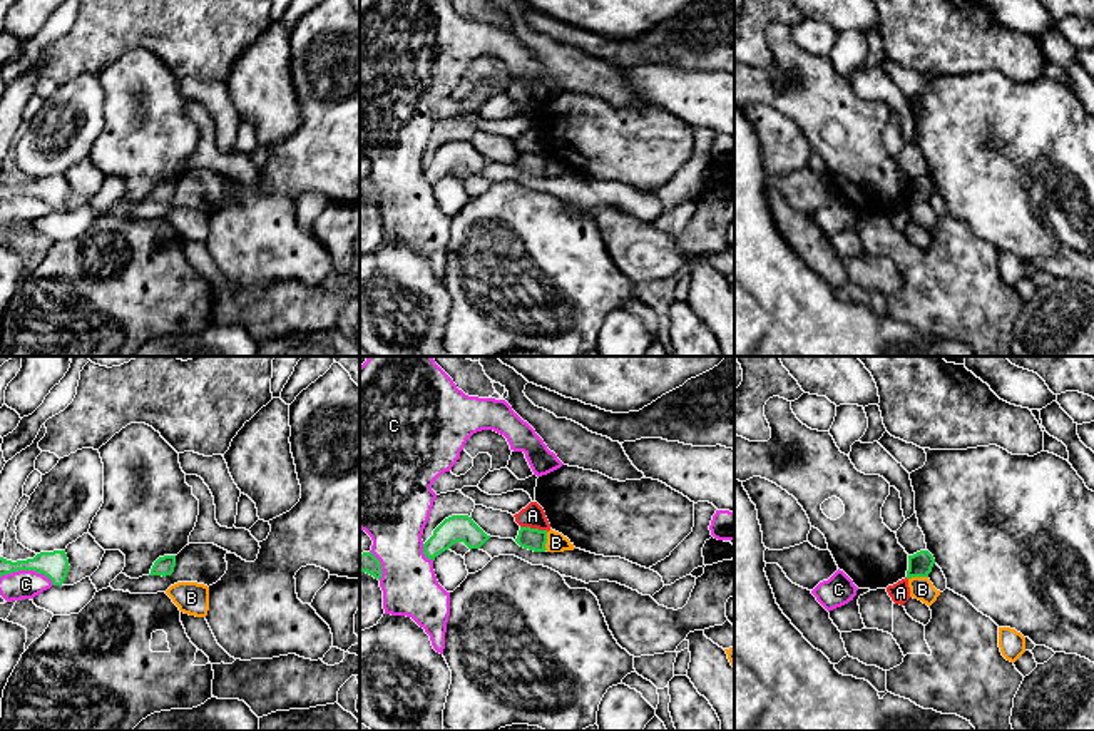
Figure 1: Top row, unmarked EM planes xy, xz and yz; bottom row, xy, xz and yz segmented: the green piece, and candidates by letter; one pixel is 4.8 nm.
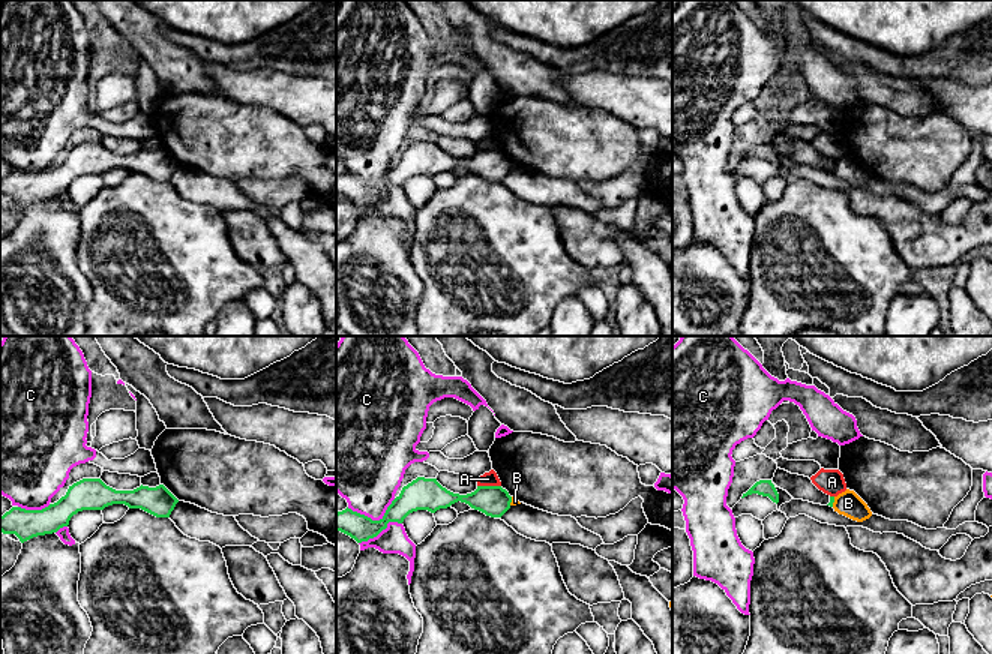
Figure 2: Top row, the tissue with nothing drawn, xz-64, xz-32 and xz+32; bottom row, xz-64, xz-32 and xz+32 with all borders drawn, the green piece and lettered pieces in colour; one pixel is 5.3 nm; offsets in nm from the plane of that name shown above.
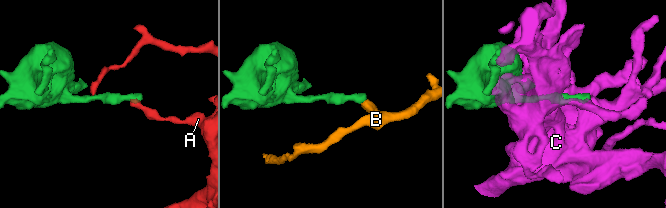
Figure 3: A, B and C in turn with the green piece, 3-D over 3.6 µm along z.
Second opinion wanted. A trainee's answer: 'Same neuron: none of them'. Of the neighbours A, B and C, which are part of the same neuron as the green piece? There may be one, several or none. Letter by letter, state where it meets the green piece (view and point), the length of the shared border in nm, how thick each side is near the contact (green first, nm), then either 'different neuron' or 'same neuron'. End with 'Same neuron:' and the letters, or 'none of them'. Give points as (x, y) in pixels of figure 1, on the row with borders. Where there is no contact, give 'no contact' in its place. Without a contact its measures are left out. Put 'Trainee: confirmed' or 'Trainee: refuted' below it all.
A: meets green in xz at (534, 529); contact 140 nm long; 110 nm thick on the green side, 110 nm on the other; different neuron
B: meets green in yz at (917, 576); contact 100 nm long; 120 nm thick on the green side, 110 nm on the other; different neuron
C: meets green in xy at (27, 569); contact 260 nm long; 130 nm thick on the green side, 140 nm on the other; different neuron
Same neuron: none of them
Trainee: confirmed

